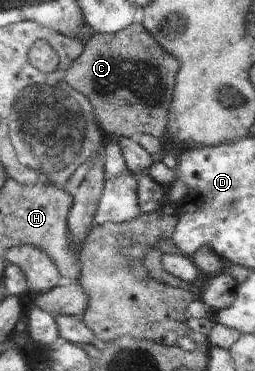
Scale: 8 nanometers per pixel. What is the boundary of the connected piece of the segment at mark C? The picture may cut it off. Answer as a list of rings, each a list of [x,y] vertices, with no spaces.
[[[141,19],[113,34],[93,33],[90,40],[83,43],[83,52],[69,65],[65,80],[71,88],[87,97],[103,133],[106,136],[113,134],[115,137],[130,138],[151,134],[163,141],[167,136],[168,112],[173,101],[176,74],[180,67],[179,59],[161,48]]]

